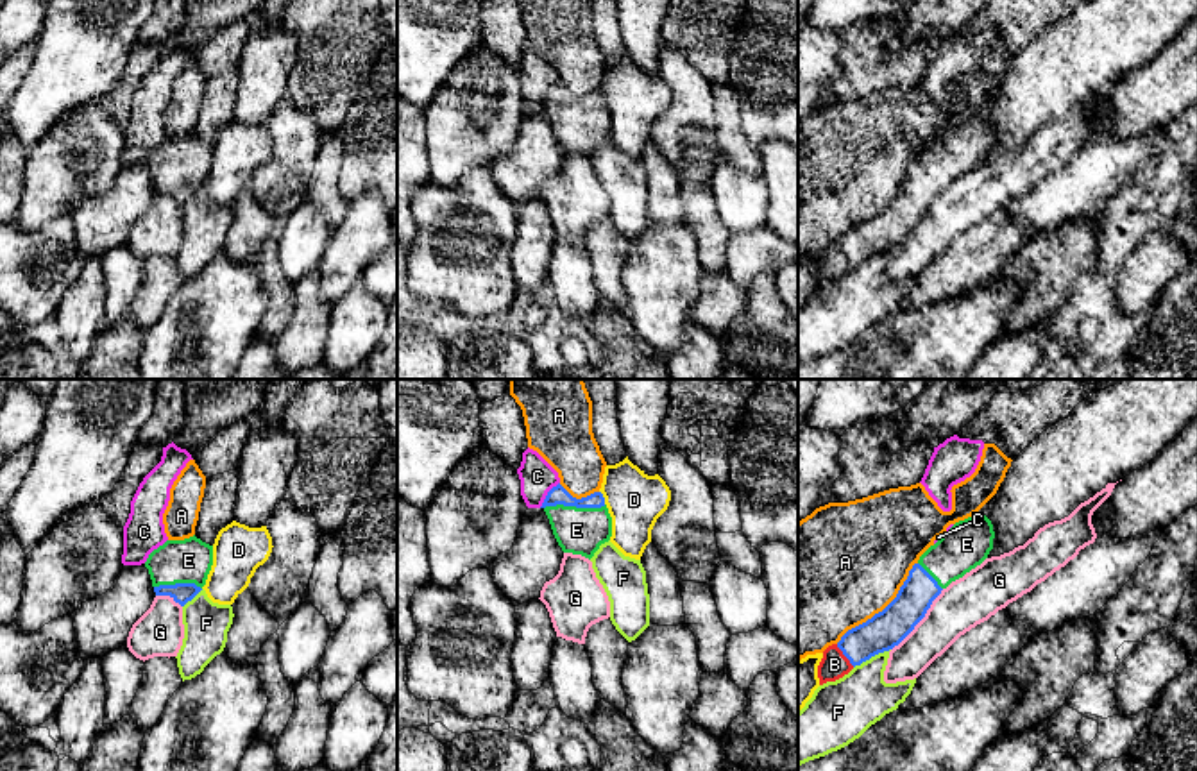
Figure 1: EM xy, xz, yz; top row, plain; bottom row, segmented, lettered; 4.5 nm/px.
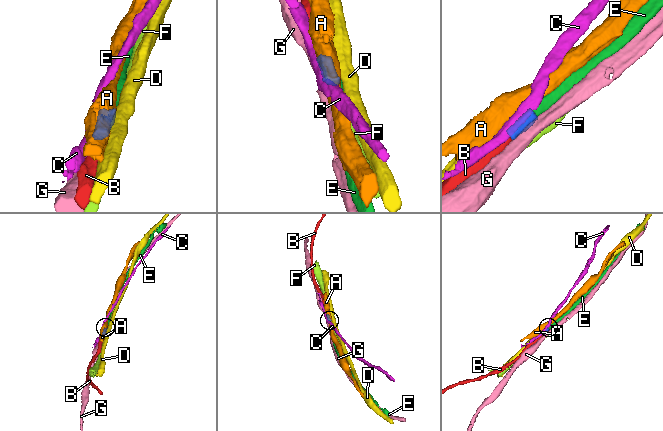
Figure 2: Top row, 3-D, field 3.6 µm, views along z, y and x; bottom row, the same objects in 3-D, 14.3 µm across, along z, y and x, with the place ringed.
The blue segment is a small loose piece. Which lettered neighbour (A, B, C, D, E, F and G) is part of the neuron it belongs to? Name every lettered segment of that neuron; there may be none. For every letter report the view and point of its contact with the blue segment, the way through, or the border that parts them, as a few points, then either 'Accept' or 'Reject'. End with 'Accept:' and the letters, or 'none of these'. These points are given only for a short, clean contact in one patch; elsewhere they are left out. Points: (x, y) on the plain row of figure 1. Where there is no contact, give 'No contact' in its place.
A: Touches blue at yz (884, 208). Reject
B: Touches blue at yz (843, 253). Path across: yz (888, 228), (843, 253), (834, 263). Accept
C: Touches blue at xz (548, 93). Reject
D: Touches blue at xz (603, 97). Reject
E: Touches blue at xz (575, 104). Path across: xz (557, 93), (575, 104), (577, 129). Accept
F: Touches blue at yz (872, 254). Reject
G: Touches blue at yz (922, 217). Reject
Accept: B, E

